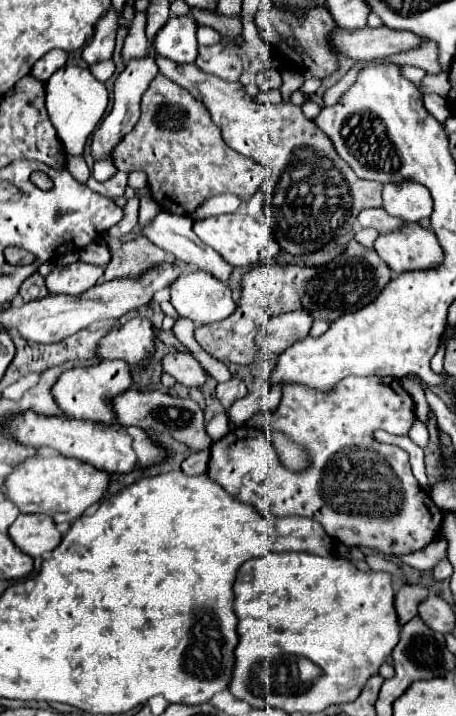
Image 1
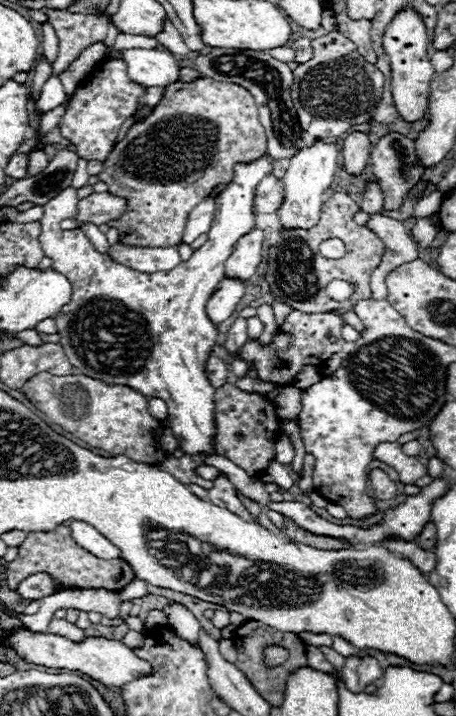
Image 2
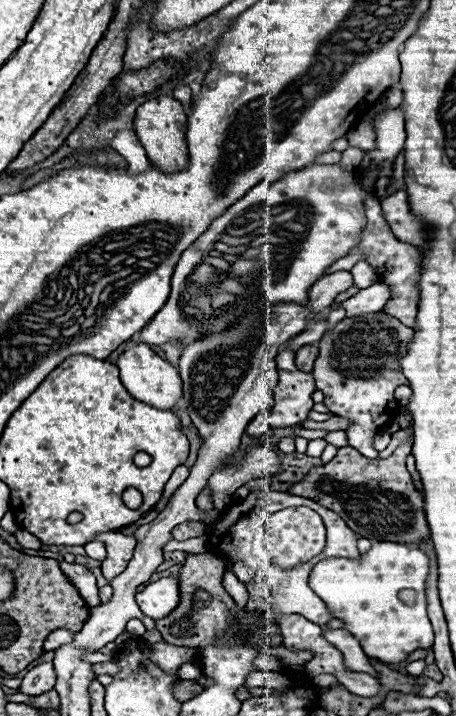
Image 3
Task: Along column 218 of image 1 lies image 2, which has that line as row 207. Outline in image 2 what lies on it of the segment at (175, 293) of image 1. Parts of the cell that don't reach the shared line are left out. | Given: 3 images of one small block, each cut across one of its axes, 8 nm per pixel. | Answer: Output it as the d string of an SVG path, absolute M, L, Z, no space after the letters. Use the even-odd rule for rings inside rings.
M316 140L312 146L300 148L290 158L290 166L282 178L284 204L278 210L278 218L280 218L280 224L284 228L312 228L312 224L318 224L322 196L334 180L334 174L338 168L338 156L340 156L340 152L338 152L334 142Z

